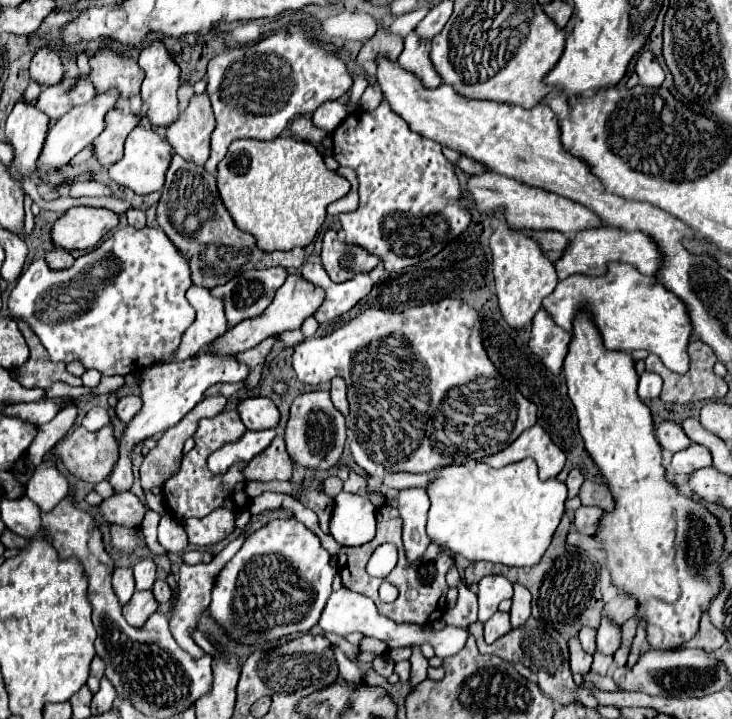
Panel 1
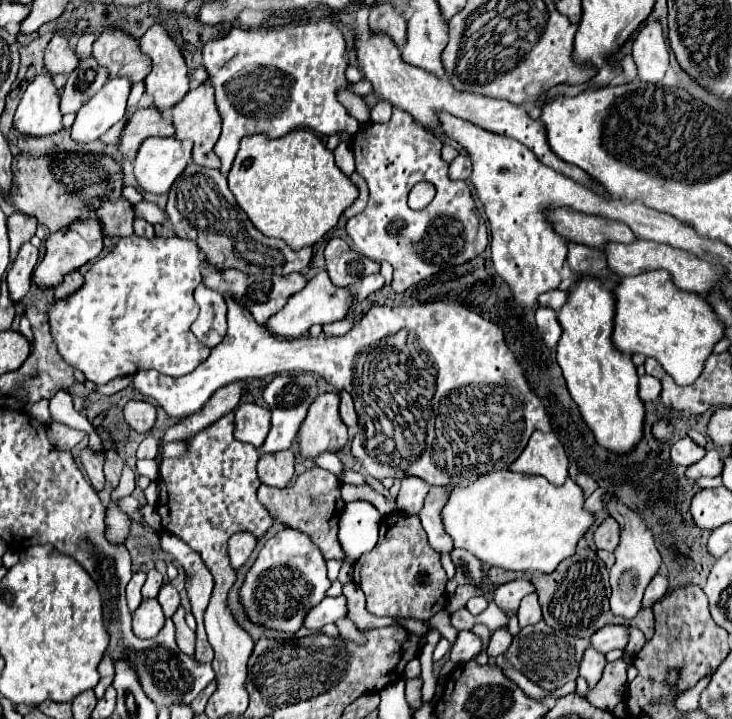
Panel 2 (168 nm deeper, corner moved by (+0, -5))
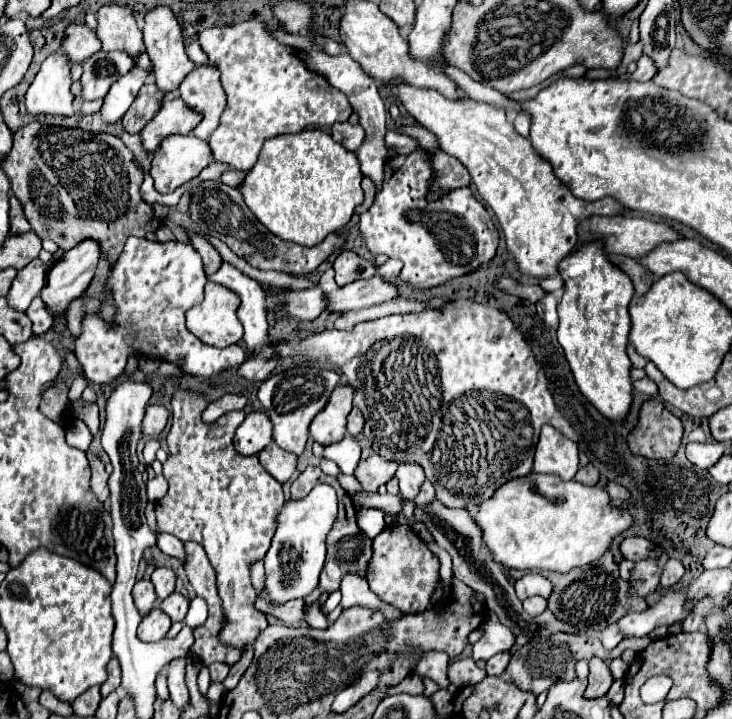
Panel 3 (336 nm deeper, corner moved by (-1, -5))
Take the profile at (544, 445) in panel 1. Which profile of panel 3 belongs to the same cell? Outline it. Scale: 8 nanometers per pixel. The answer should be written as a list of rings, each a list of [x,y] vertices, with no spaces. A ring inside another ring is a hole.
[[[545,424],[535,450],[533,472],[557,474],[563,480],[573,480],[579,468],[579,448],[553,426]]]

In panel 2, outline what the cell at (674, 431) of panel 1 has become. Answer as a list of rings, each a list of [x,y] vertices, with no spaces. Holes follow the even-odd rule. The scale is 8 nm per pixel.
[[[688,436],[680,438],[678,442],[674,442],[670,446],[670,458],[674,464],[680,464],[680,466],[690,466],[690,464],[698,462],[704,454],[706,454],[706,450],[696,446],[696,442],[692,442]]]

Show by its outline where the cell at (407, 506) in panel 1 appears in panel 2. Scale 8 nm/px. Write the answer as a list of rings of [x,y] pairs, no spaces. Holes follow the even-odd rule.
[[[404,478],[398,498],[396,498],[396,510],[404,512],[406,516],[418,516],[424,508],[424,498],[430,490],[430,484],[420,478]]]

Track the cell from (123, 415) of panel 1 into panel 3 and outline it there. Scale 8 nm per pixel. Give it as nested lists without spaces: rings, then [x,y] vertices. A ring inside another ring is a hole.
[[[149,406],[143,418],[143,434],[145,436],[161,434],[167,424],[167,418],[169,418],[169,412],[165,406]]]

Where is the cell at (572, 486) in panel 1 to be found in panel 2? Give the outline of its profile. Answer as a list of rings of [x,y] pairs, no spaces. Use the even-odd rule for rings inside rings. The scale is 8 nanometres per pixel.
[[[578,474],[578,478],[576,478],[576,484],[582,488],[582,492],[584,492],[584,496],[588,498],[598,486],[596,486],[596,482],[590,478],[590,476],[586,476],[586,474]]]

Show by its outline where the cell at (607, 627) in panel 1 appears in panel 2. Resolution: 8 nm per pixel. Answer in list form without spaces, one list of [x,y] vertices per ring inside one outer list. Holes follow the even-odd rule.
[[[612,500],[608,504],[608,512],[620,524],[620,544],[614,550],[616,562],[610,568],[610,586],[612,586],[610,610],[612,610],[614,616],[624,618],[624,626],[628,630],[628,644],[626,644],[624,652],[628,652],[630,656],[636,656],[640,652],[640,648],[646,644],[646,640],[644,640],[644,634],[640,630],[636,630],[634,626],[628,624],[628,620],[632,620],[638,614],[644,588],[648,586],[652,576],[658,572],[662,558],[660,558],[660,552],[654,546],[652,532],[640,522],[640,518],[632,510],[628,510],[628,506],[624,506],[620,500]]]

